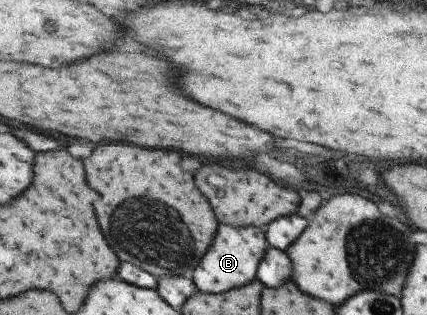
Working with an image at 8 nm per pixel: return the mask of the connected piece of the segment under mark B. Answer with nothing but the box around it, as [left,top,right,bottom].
[188,224,267,294]

